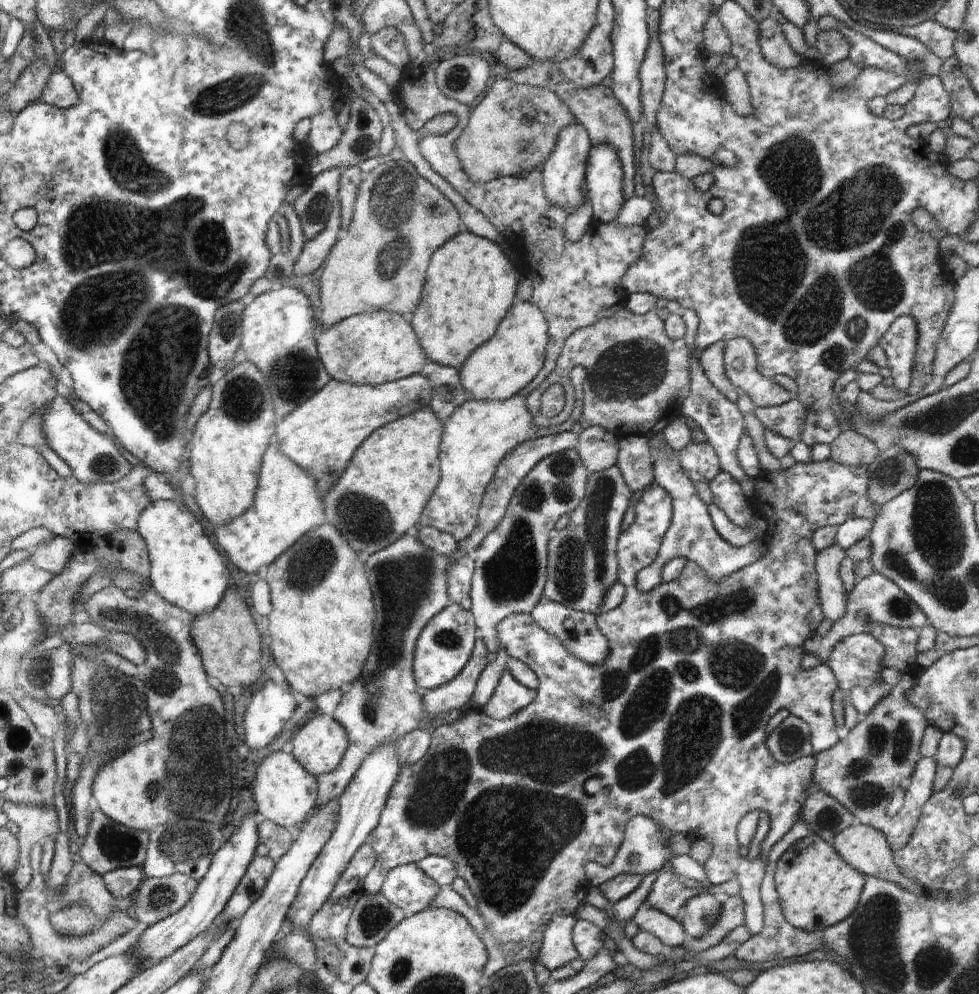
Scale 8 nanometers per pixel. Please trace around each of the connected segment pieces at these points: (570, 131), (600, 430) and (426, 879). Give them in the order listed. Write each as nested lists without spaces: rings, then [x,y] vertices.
[[[574,120],[560,131],[552,154],[542,165],[545,197],[551,205],[568,209],[570,212],[582,204],[584,191],[581,190],[581,184],[585,180],[587,160],[592,147],[588,131],[582,123]]]
[[[588,425],[575,448],[589,473],[600,472],[616,464],[619,436],[600,425]]]
[[[410,863],[390,869],[380,893],[409,917],[427,909],[441,888],[417,863]]]

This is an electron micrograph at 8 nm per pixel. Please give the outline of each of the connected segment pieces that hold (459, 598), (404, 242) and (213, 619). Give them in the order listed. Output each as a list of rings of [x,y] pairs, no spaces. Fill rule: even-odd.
[[[463,556],[455,561],[450,569],[448,594],[451,603],[458,603],[466,610],[471,608],[471,580],[475,571],[475,559],[472,556]]]
[[[400,159],[399,161],[386,162],[376,166],[376,168],[365,174],[364,180],[359,185],[350,225],[340,235],[323,264],[318,281],[318,314],[320,314],[322,327],[326,328],[335,326],[336,323],[342,322],[350,315],[357,315],[376,310],[390,311],[401,315],[414,313],[416,307],[422,302],[425,274],[432,254],[434,254],[434,251],[438,250],[445,242],[448,242],[448,240],[450,240],[455,234],[458,234],[462,228],[461,218],[458,211],[455,209],[455,206],[431,182],[422,178],[414,168],[414,165],[408,162],[408,160]]]
[[[228,589],[222,602],[208,612],[194,617],[192,632],[195,646],[203,656],[204,668],[210,676],[215,677],[224,687],[237,686],[248,688],[262,676],[262,644],[252,614],[246,602],[236,594],[236,590]]]

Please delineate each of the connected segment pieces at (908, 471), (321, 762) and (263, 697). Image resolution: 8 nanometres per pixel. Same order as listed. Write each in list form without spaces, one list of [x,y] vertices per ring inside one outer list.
[[[899,446],[879,451],[867,466],[869,474],[869,499],[882,506],[895,496],[916,484],[919,471],[913,456]]]
[[[316,714],[294,733],[287,748],[308,772],[318,778],[339,766],[348,746],[350,746],[350,736],[347,734],[347,729],[334,717]]]
[[[266,681],[265,685],[262,685],[262,688],[252,695],[243,716],[244,734],[246,735],[245,743],[251,750],[264,748],[282,732],[282,728],[286,726],[286,721],[295,719],[297,714],[297,703],[292,692],[290,692],[287,682]]]

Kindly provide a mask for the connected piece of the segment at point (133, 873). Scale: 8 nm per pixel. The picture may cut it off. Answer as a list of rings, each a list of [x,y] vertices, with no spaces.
[[[120,867],[103,874],[103,881],[112,896],[133,898],[146,876],[142,867]]]

